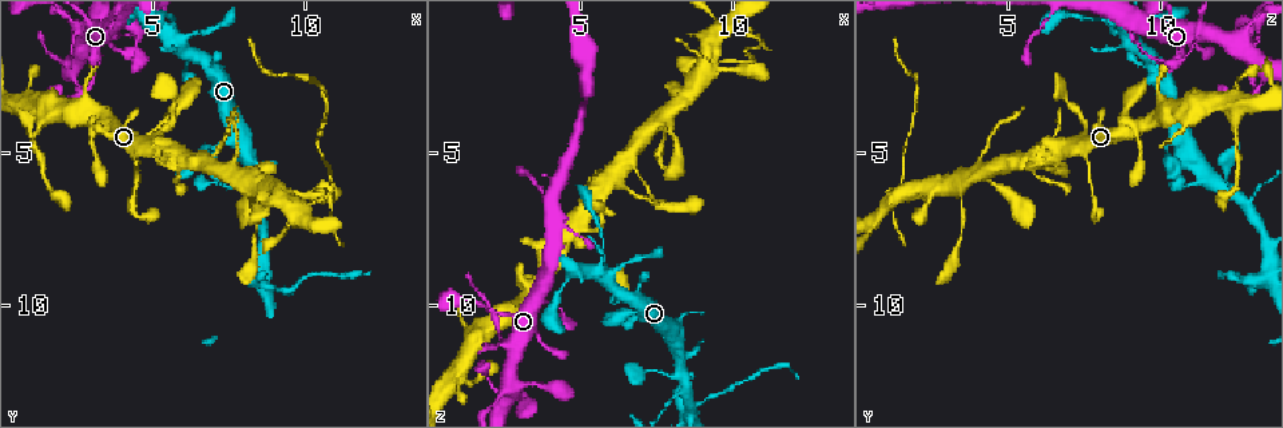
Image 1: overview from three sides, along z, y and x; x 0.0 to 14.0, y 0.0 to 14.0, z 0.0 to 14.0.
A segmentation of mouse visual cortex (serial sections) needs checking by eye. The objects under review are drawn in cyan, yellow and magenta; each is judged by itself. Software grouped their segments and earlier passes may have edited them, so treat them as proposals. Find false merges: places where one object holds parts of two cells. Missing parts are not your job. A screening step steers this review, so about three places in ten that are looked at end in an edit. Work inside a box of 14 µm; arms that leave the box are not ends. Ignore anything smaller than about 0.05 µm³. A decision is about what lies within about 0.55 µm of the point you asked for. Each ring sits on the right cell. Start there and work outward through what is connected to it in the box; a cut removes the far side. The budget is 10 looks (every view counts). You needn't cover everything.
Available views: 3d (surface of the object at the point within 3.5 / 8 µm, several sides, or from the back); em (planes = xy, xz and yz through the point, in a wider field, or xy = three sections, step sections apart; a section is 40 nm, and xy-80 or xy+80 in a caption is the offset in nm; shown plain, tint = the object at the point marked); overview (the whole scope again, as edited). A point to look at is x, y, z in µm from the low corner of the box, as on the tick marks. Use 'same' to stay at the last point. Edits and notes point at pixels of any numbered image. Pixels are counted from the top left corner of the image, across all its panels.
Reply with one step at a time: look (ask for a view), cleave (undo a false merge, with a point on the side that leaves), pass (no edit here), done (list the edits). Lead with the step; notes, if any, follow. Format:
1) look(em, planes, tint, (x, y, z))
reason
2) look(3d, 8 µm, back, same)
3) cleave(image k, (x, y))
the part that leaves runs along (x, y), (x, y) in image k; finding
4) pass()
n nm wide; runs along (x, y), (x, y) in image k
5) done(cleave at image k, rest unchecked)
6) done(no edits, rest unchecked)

look(3d, 3.5 µm, (2.9, 1.4, 12.7))
sharp bend

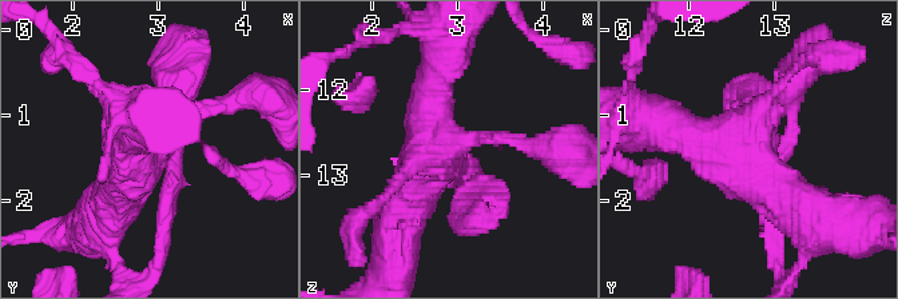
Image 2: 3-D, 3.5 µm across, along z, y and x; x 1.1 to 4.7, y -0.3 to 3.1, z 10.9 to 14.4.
look(em, xy, step 3, tint, (3.00, 1.30, 12.65))

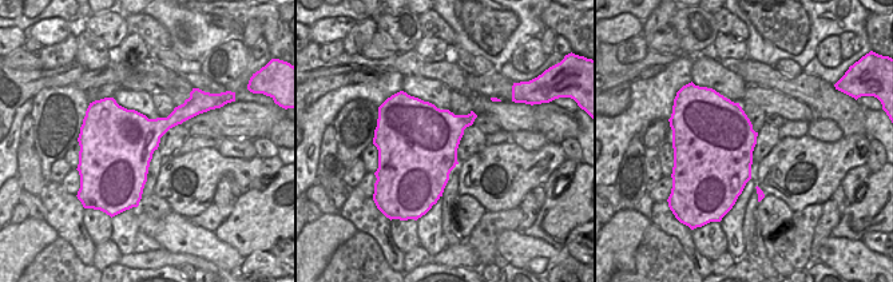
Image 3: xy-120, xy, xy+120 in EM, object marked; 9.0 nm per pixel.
pass()
runs along (652, 122), (727, 142), (795, 203) in image 2; one cell here

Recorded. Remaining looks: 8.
look(3d, 3.5 µm, (8.2, 5.2, 10.6))
abrupt turn

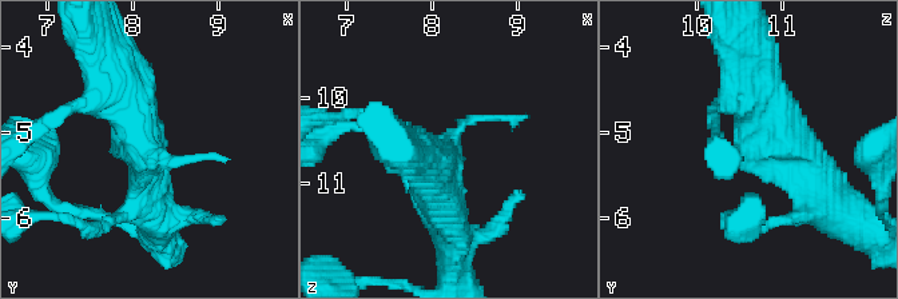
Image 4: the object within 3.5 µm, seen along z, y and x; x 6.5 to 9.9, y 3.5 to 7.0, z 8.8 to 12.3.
look(em, xy, step 1, tint, (8.20, 5.30, 10.60))

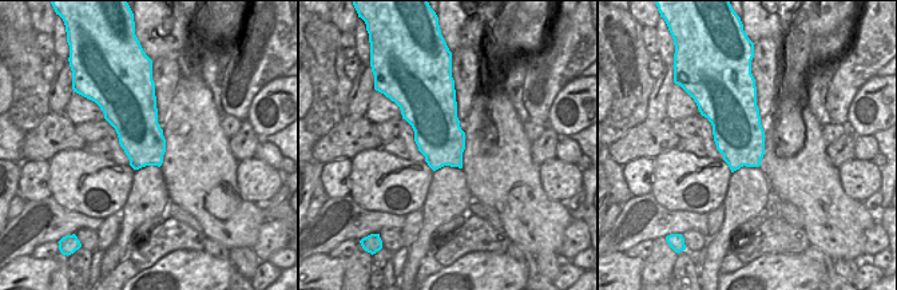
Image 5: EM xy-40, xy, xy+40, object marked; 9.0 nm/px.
pass()
runs along (119, 76), (147, 154), (218, 158) in image 4; one cell here

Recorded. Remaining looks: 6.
look(3d, 8 µm, back, (10.5, 6.5, 1.0))
calibre changes

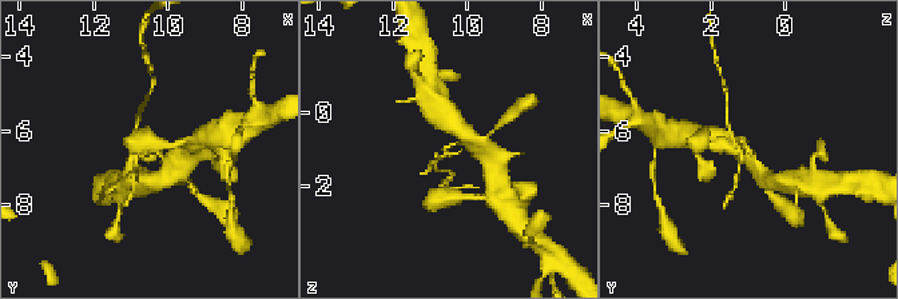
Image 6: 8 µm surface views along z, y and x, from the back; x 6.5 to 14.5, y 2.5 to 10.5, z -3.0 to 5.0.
look(em, xy, step 2, tint, (10.6, 6.4, 1.0))

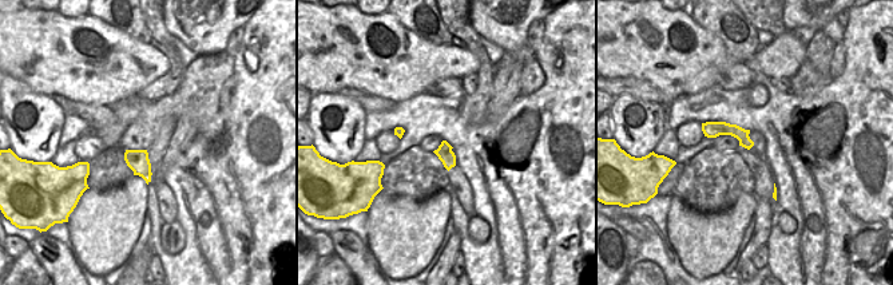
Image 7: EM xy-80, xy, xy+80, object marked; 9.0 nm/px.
cleave(image 6, (138, 118))
two cells meet here

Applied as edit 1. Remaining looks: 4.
look(overview)
see it whole again

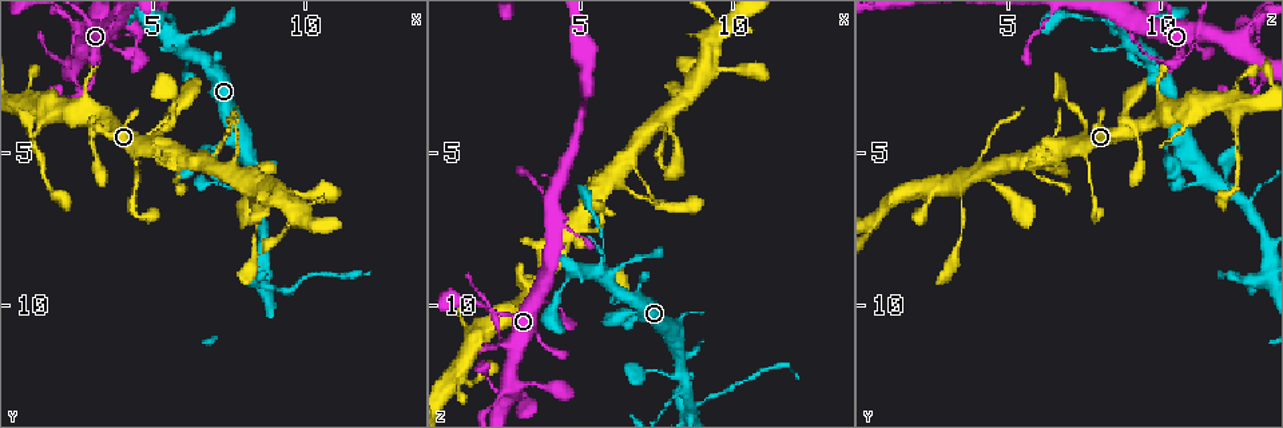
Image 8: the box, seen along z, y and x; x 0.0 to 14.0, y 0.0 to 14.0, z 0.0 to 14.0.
look(3d, 3.5 µm, (8.7, 9.4, 13.2))
small branch off a trunk

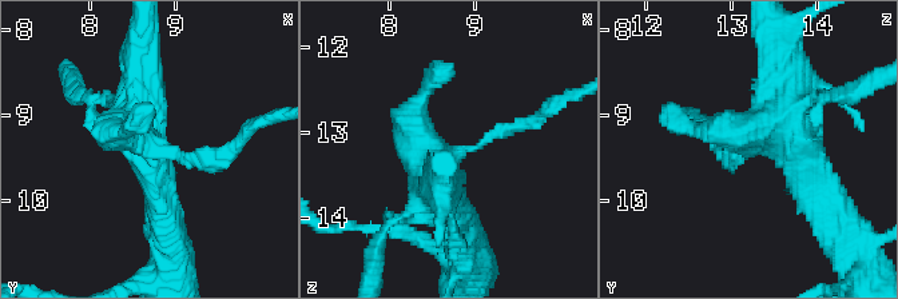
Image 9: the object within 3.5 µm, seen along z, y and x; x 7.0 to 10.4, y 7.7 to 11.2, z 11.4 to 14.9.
look(em, xy, step 1, tint, (8.60, 9.25, 13.30))
now the EM

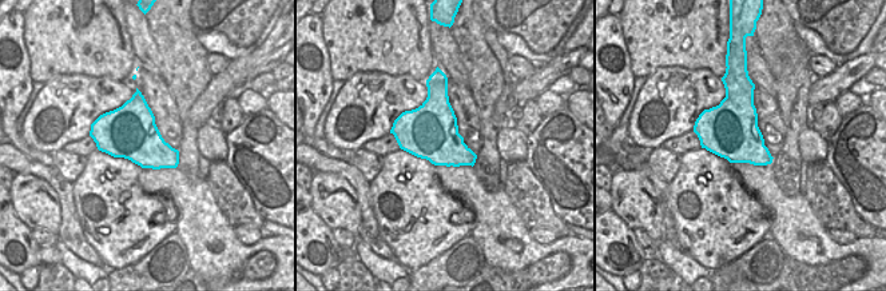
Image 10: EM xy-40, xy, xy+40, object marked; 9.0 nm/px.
cleave(image 9, (219, 160))
the part that leaves runs along (179, 156), (229, 152), (278, 115) in image 9; two cells meet here

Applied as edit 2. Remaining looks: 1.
done(cleave at image 6, cleave at image 9, rest unchecked)

